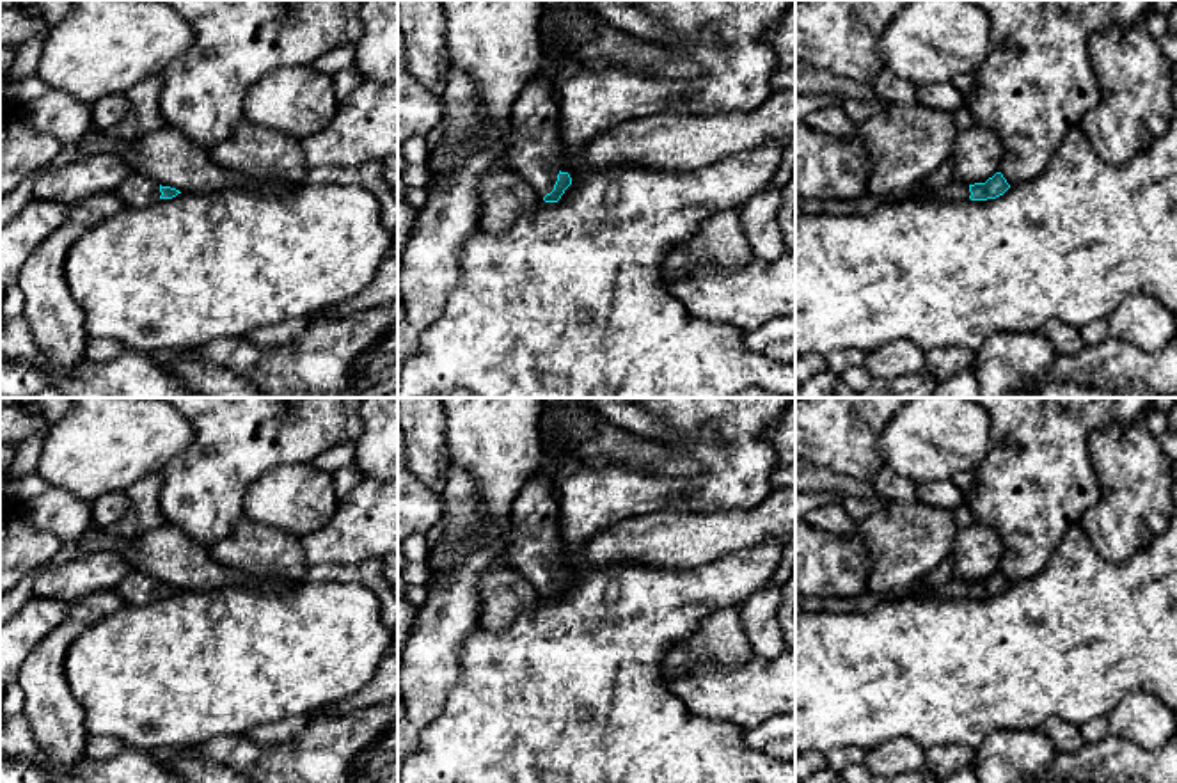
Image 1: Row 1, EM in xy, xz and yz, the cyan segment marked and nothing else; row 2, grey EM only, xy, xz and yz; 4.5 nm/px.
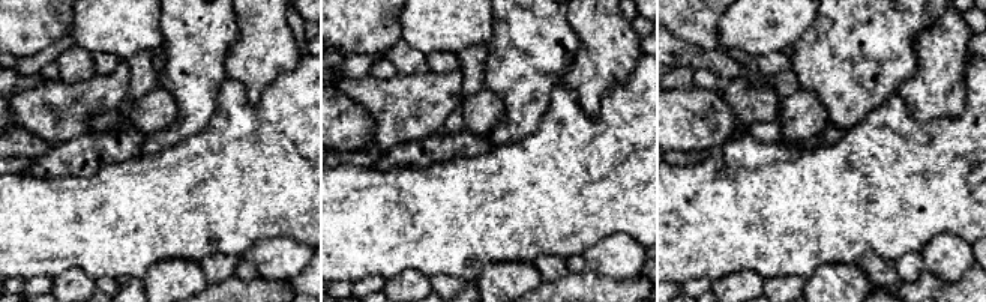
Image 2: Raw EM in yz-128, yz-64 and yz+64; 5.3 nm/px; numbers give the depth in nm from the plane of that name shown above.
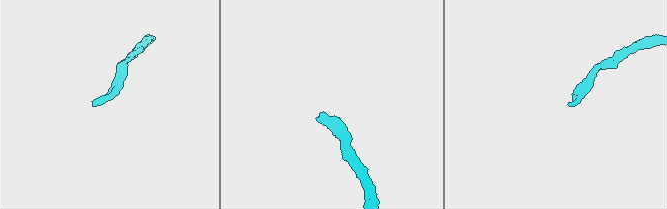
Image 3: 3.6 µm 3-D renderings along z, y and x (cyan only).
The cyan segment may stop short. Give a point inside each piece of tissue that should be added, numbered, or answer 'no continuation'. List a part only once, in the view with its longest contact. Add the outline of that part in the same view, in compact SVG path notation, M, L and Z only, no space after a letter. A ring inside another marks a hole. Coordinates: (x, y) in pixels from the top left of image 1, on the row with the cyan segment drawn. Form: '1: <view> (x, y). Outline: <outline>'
1: xz (535, 153). Outline: M529 78L508 121L508 165L540 195L554 190L565 153L559 138L556 92L540 78Z

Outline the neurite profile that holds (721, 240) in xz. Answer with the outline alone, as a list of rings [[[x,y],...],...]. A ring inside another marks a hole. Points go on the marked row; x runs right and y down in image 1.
[[[723,211],[703,222],[685,243],[675,247],[662,263],[669,281],[687,277],[701,265],[717,265],[726,270],[746,266],[753,250],[746,240],[739,211]]]

